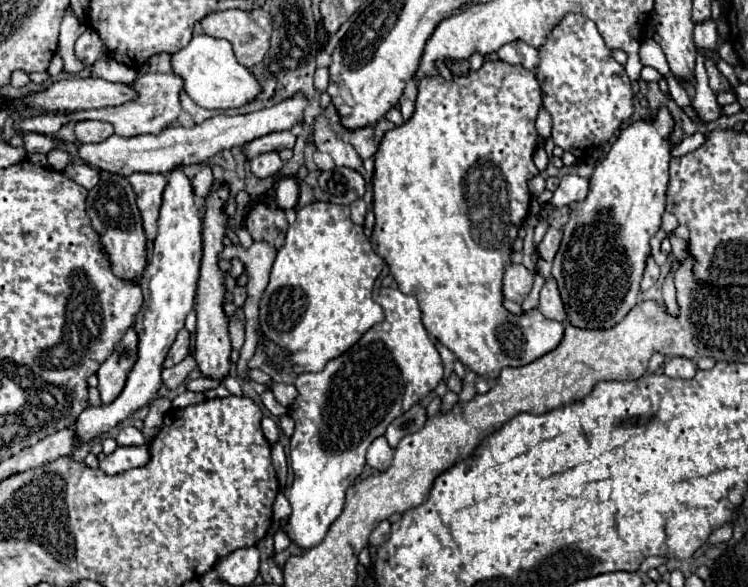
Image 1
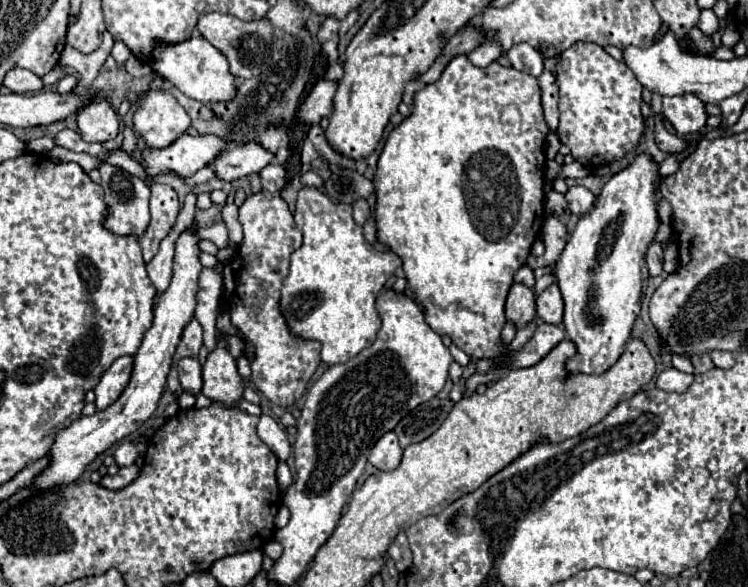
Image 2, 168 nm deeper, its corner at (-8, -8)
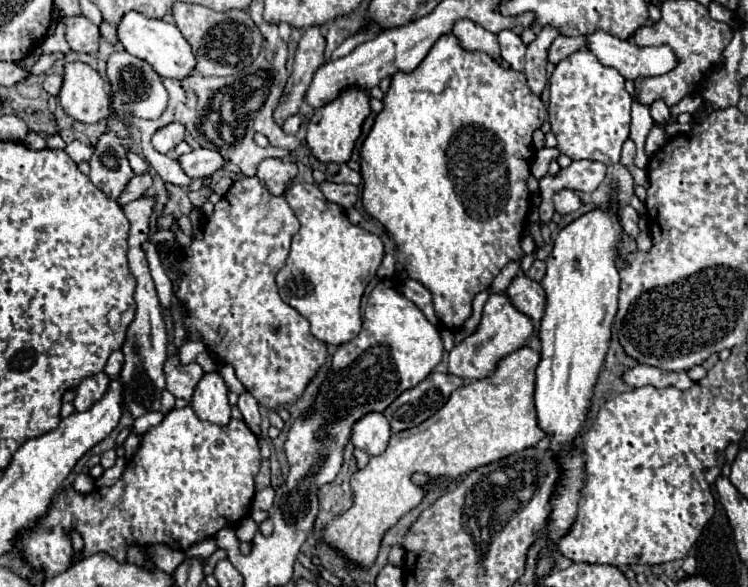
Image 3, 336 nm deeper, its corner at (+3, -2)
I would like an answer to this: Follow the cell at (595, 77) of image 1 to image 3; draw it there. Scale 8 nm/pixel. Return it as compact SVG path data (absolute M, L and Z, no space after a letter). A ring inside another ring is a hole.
M578 50L556 66L548 84L548 122L552 124L560 154L572 160L616 164L630 132L632 96L624 88L624 78L616 70L602 66L590 50Z

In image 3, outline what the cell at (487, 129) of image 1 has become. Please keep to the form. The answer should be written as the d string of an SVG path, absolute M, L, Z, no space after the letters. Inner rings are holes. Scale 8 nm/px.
M454 34L440 36L416 70L396 72L390 80L390 88L384 94L382 104L384 104L384 108L378 112L374 126L368 132L368 136L364 138L362 148L360 148L363 207L370 216L374 216L390 232L392 240L398 246L398 262L408 270L408 276L422 282L432 292L434 310L436 310L438 320L450 330L462 328L462 324L472 314L474 296L486 288L480 280L494 280L508 262L520 260L524 256L524 252L520 248L520 238L524 234L528 208L530 208L530 192L526 188L526 178L530 176L530 160L534 156L532 132L542 126L542 122L546 118L546 108L544 108L540 96L536 96L528 88L524 74L506 72L496 60L492 60L484 52L464 50Z

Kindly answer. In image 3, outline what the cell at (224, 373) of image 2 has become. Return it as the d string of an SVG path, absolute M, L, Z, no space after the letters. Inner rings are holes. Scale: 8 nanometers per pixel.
M216 372L202 376L192 398L192 408L200 420L206 420L218 426L228 426L230 422L228 388Z

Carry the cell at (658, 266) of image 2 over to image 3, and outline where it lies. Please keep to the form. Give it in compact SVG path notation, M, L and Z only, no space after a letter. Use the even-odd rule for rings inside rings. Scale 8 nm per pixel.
M632 206L620 208L620 224L630 238L638 236L638 212Z

